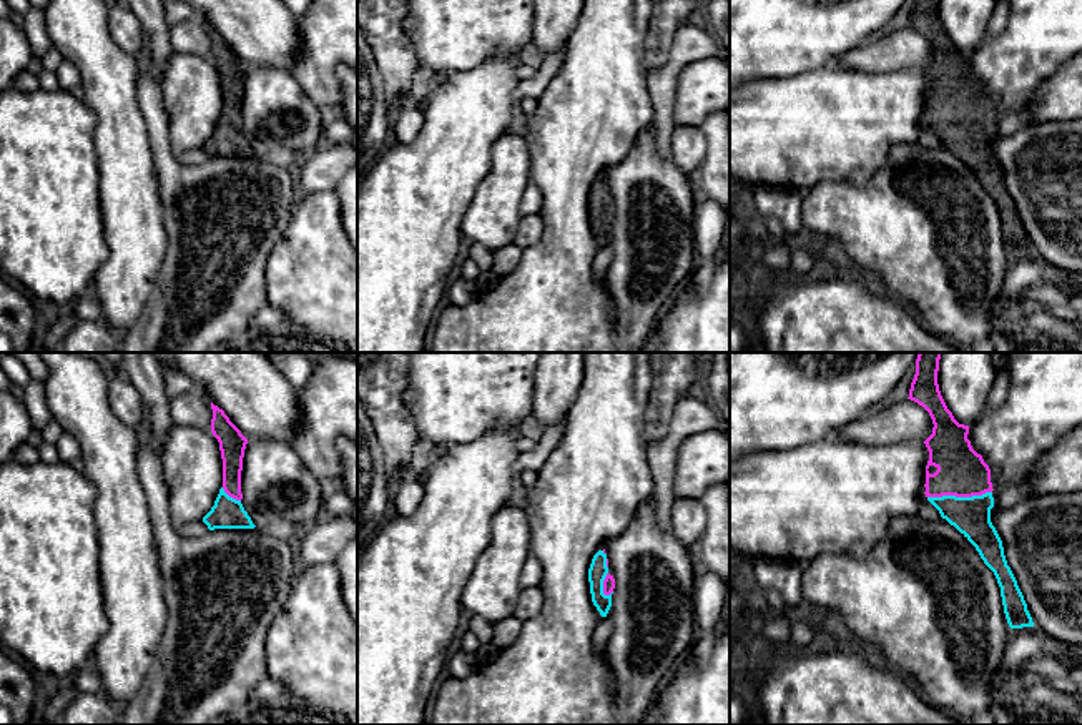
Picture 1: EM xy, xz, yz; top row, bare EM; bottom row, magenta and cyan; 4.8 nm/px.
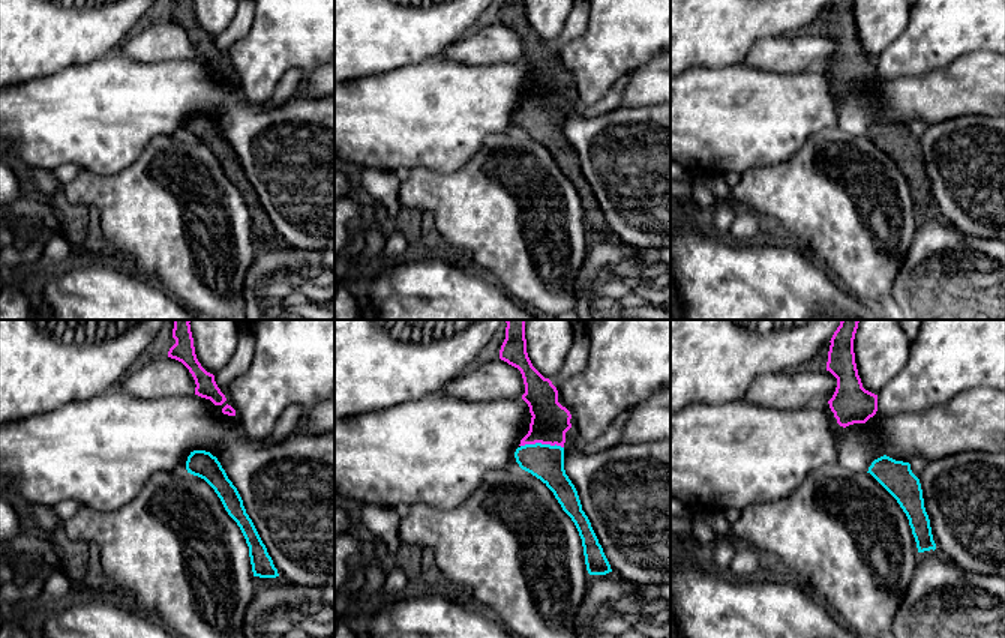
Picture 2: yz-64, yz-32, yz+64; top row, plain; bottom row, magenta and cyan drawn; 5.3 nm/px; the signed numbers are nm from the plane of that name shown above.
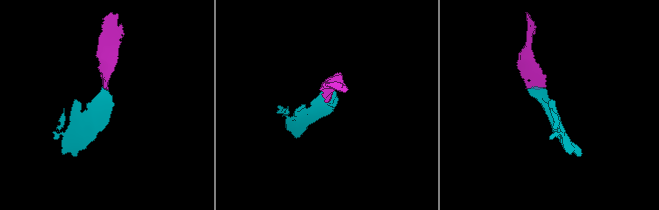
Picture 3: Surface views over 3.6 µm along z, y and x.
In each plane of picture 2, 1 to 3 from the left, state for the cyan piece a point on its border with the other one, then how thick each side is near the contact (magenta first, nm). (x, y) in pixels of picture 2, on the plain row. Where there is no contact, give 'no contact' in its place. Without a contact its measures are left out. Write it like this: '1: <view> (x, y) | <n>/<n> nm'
1: no contact
2: yz-32 (542, 107) | 200/190 nm
3: no contact

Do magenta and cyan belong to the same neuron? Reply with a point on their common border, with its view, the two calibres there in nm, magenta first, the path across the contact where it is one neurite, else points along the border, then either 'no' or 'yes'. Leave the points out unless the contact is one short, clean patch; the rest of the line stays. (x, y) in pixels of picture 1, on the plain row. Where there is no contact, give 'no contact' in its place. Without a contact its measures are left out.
meets magenta in yz at (959, 123); 240 nm thick on the magenta side, 190 nm on the other; runs through yz (961, 98), (959, 123), (971, 143); yes

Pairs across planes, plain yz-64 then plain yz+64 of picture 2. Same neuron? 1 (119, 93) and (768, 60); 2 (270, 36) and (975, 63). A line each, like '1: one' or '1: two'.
1: two
2: two

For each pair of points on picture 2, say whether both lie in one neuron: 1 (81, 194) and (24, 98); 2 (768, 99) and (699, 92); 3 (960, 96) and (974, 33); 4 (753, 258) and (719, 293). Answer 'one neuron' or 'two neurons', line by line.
1: two neurons
2: one neuron
3: two neurons
4: one neuron

